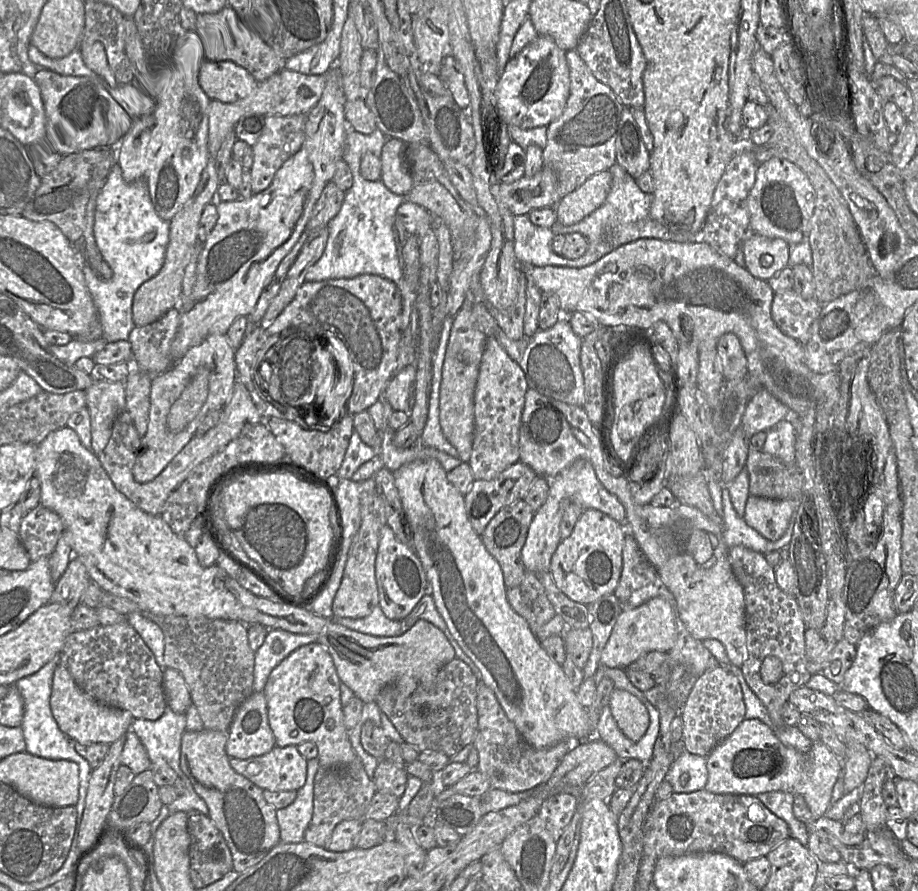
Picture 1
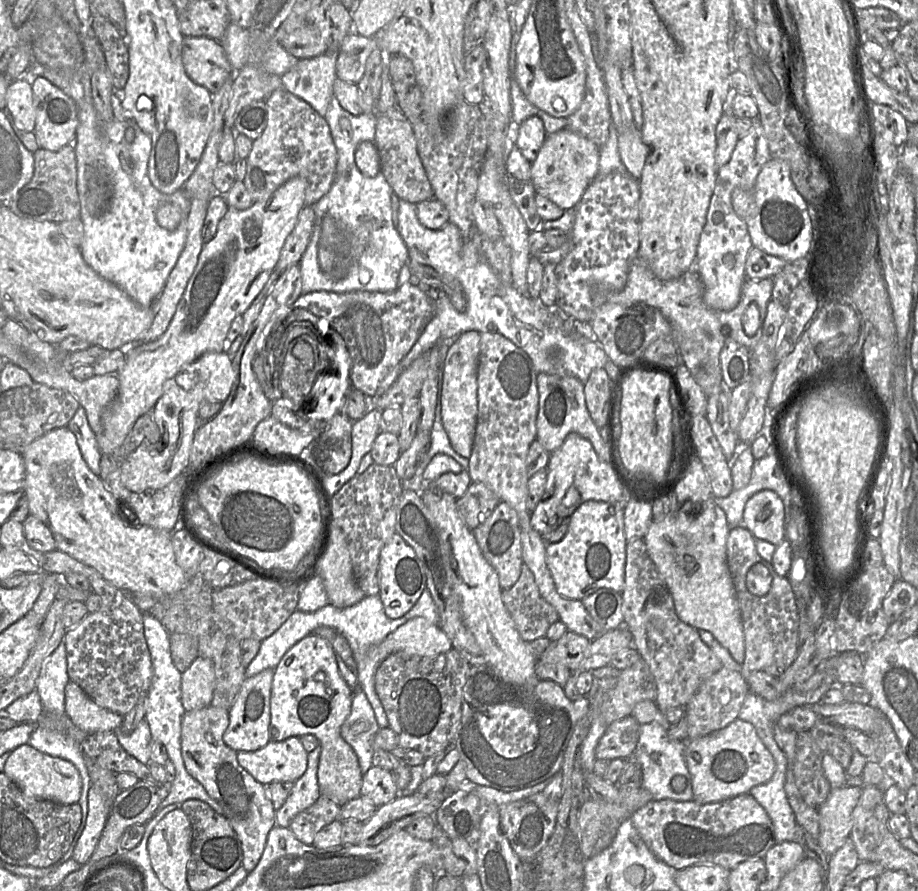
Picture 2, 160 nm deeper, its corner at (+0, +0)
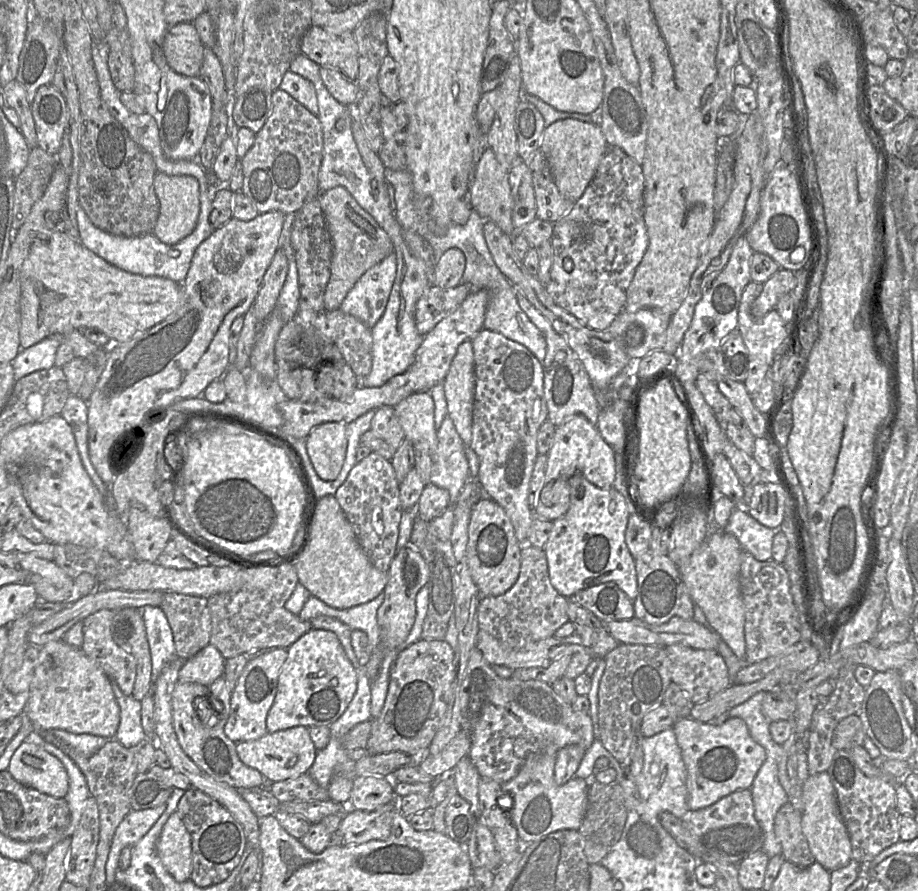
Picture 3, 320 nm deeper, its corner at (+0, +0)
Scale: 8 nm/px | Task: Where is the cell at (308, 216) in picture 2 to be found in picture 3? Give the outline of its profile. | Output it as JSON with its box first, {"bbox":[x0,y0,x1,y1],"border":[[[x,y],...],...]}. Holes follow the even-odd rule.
{"bbox":[253,249,288,323],"border":[[[278,249],[263,278],[253,308],[259,323],[264,323],[272,314],[288,273],[288,261]]]}

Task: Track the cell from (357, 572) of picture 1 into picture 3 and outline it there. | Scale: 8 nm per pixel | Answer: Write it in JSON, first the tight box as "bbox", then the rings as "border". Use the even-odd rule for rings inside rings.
{"bbox":[334,452,402,572],"border":[[[371,452],[354,465],[334,496],[371,563],[378,570],[387,572],[397,552],[399,524],[402,516],[399,482],[391,461]]]}

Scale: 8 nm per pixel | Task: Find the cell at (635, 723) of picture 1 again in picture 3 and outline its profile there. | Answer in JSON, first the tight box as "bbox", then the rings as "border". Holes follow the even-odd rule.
{"bbox":[672,717,766,810],"border":[[[729,717],[720,725],[680,718],[672,727],[687,770],[687,805],[691,810],[708,807],[741,789],[749,789],[766,759],[765,749],[750,736],[744,720]]]}

